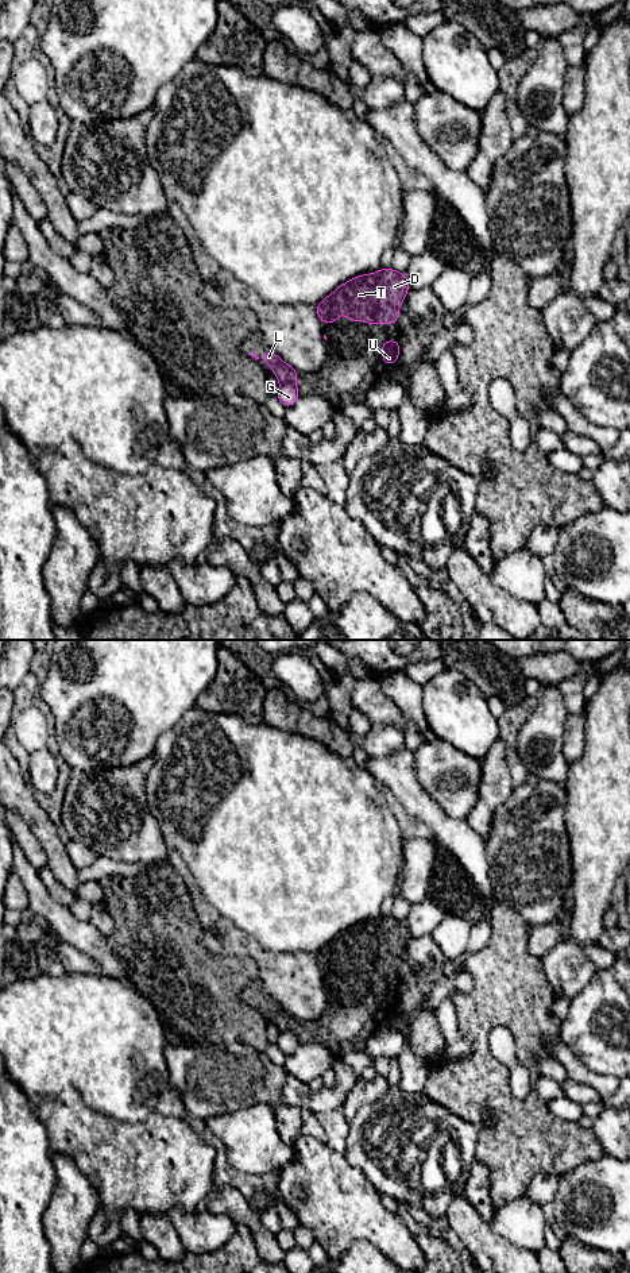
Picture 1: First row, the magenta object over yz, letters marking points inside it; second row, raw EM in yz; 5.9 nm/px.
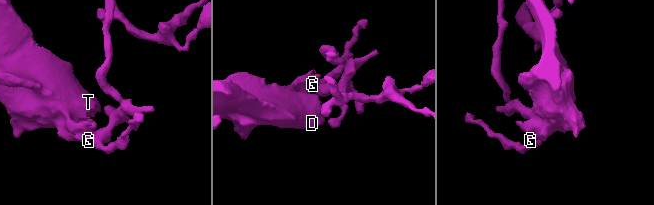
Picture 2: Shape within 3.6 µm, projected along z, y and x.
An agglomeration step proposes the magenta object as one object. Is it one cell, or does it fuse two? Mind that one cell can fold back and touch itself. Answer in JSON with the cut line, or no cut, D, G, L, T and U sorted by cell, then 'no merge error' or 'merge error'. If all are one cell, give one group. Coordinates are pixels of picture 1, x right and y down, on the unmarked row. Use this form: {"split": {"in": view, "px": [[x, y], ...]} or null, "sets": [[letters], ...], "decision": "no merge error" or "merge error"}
{"split": {"in": "yz", "px": [[281, 1030], [289, 1030], [294, 1034]]}, "sets": [["D", "L", "T", "U"], ["G"]], "decision": "merge error"}

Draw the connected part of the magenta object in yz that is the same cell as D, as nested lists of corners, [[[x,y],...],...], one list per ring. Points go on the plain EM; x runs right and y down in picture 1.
[[[393,915],[379,917],[372,922],[360,922],[341,931],[335,940],[318,950],[314,957],[321,972],[333,972],[343,960],[351,972],[356,967],[366,972],[398,972],[399,954],[410,938],[407,921],[398,921]]]

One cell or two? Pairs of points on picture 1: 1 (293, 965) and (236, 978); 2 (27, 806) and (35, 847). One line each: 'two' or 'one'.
1: two
2: two

